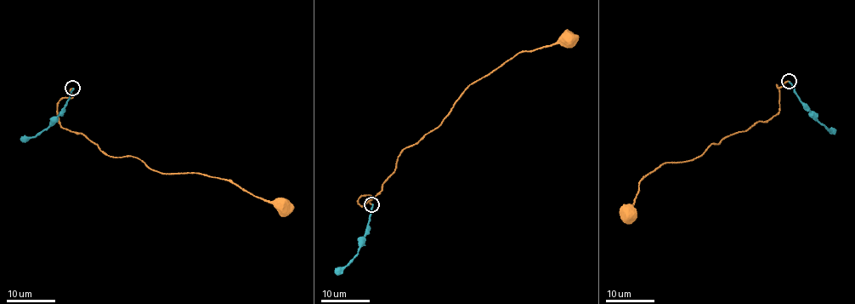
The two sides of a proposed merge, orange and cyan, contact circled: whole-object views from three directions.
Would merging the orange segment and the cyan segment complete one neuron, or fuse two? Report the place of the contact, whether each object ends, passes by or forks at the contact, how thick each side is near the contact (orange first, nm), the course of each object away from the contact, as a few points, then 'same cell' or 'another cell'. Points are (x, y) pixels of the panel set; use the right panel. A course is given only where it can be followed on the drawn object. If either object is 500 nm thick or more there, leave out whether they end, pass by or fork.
at (789, 81); orange ends there; cyan ends there; 220 nm thick on the orange side, 240 nm on the other; orange runs (789, 82), (776, 85), (779, 109), (775, 115), (727, 136), (696, 157), (665, 162), (650, 171), (626, 210); cyan runs (789, 82), (802, 106), (834, 131); another cell

